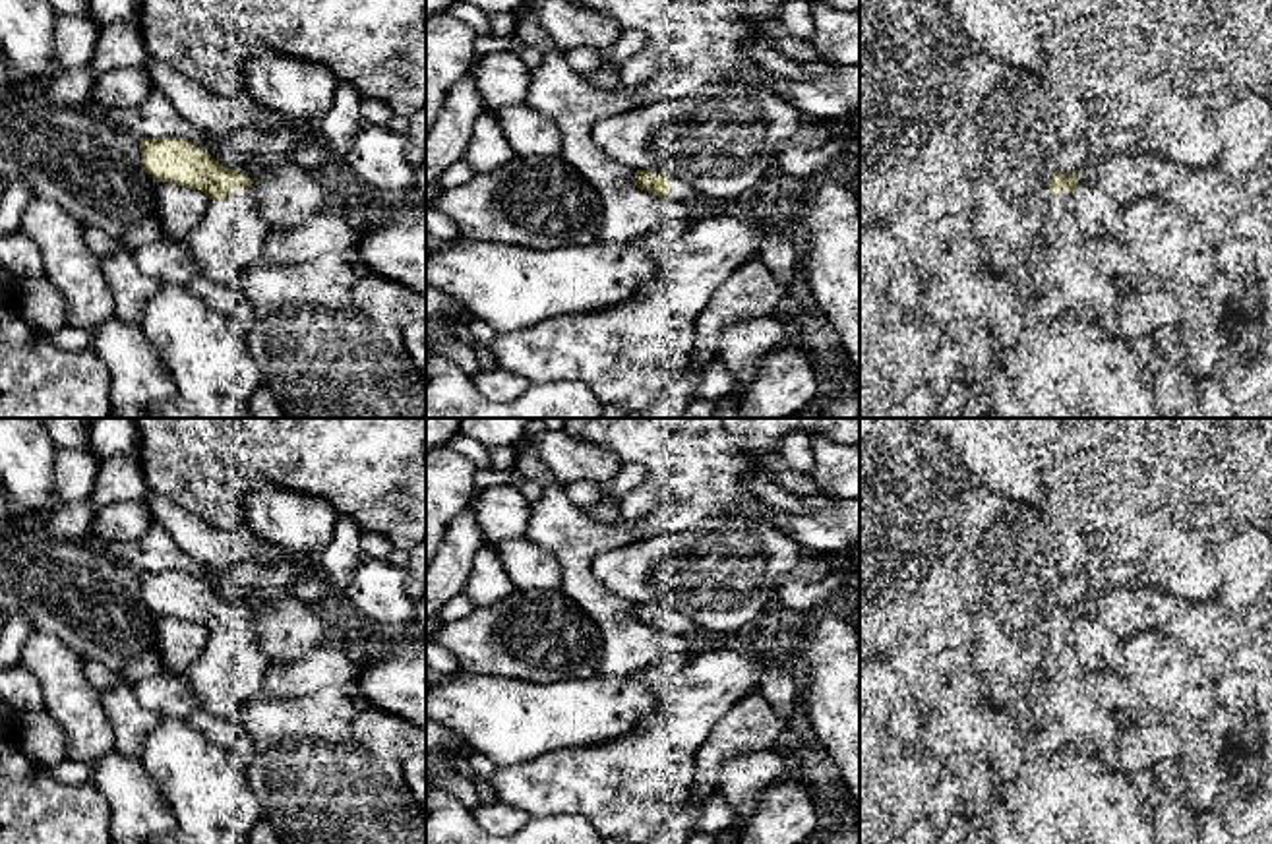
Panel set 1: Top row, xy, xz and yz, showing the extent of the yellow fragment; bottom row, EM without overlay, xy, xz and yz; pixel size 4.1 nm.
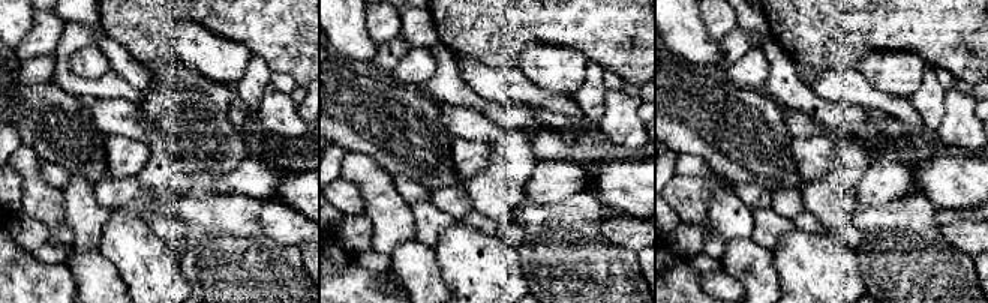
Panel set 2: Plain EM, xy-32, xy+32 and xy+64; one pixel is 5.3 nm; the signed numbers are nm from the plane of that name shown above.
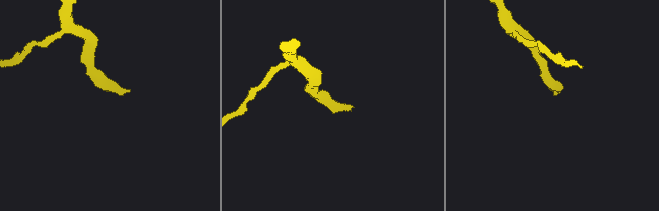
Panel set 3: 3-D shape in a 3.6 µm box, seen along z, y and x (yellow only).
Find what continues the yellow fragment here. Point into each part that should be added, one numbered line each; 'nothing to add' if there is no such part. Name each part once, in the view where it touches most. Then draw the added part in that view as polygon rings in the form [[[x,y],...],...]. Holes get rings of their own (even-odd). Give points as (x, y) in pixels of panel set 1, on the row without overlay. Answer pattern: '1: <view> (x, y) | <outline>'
1: xy (231, 672) | [[[252,621],[211,633],[201,658],[186,672],[199,708],[234,720],[236,710],[265,693],[267,654]]]

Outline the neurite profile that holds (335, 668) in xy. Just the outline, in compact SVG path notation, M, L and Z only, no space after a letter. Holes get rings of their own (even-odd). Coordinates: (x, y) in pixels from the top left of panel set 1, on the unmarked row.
M323 645L304 656L277 658L265 672L265 693L273 699L335 691L358 699L360 648Z

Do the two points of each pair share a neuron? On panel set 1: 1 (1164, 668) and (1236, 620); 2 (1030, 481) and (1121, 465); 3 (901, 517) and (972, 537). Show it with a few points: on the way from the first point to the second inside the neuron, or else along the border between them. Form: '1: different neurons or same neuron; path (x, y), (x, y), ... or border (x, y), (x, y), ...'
1: different neurons; border (1150, 630), (1201, 655)
2: different neurons; border (1027, 438), (1050, 481), (1050, 490), (1040, 502)
3: different neurons; border (969, 488), (961, 506), (961, 550)

